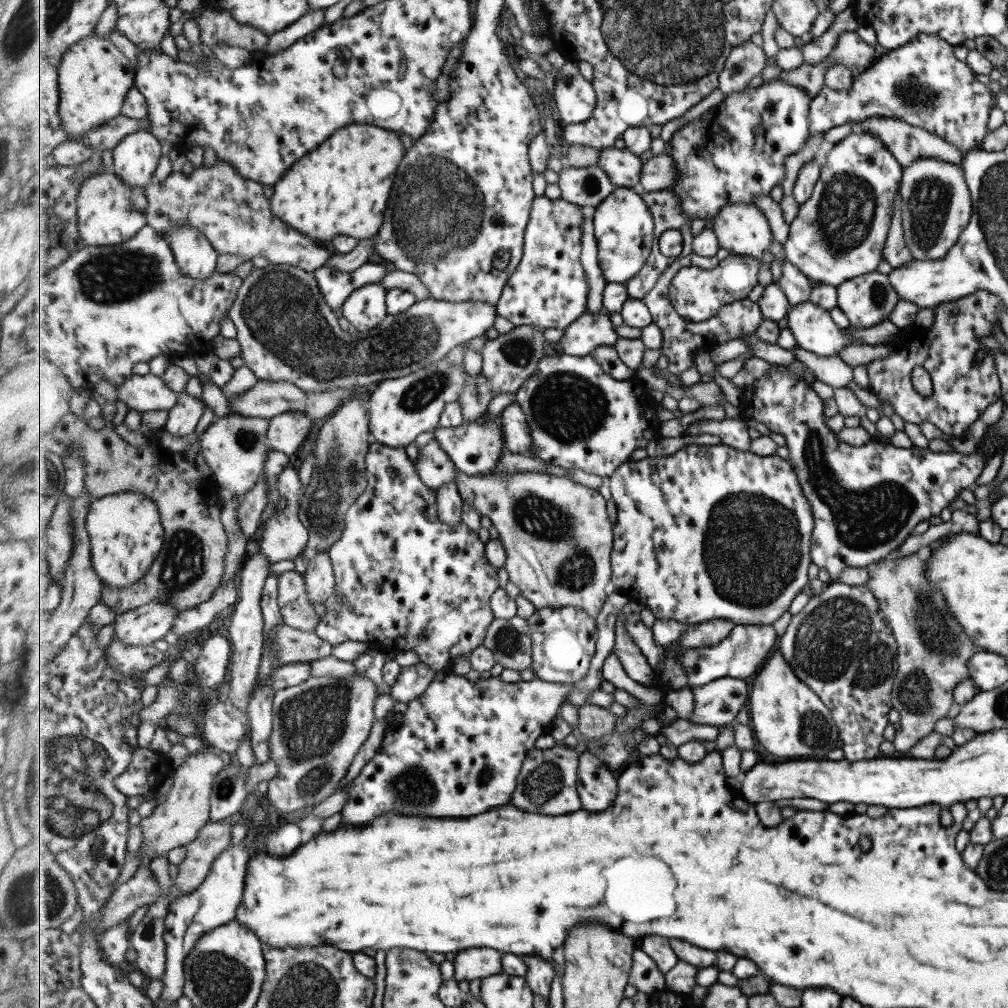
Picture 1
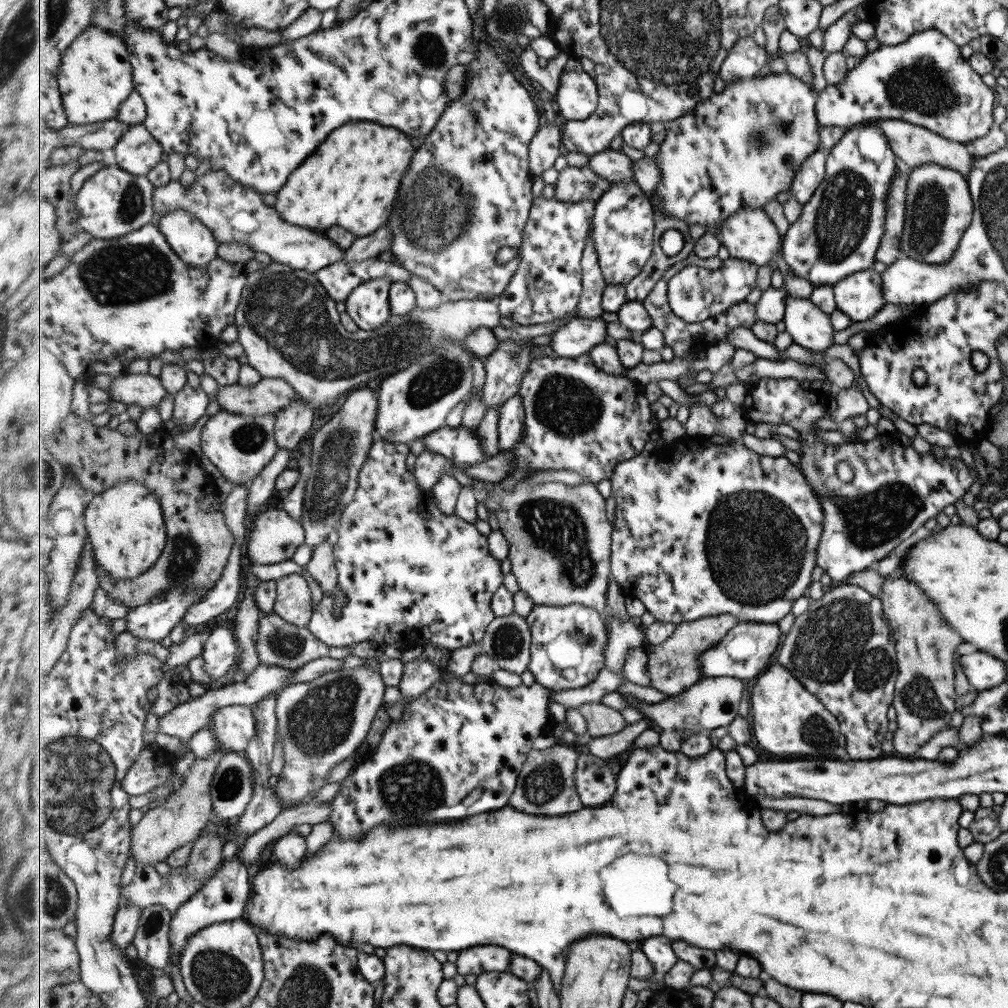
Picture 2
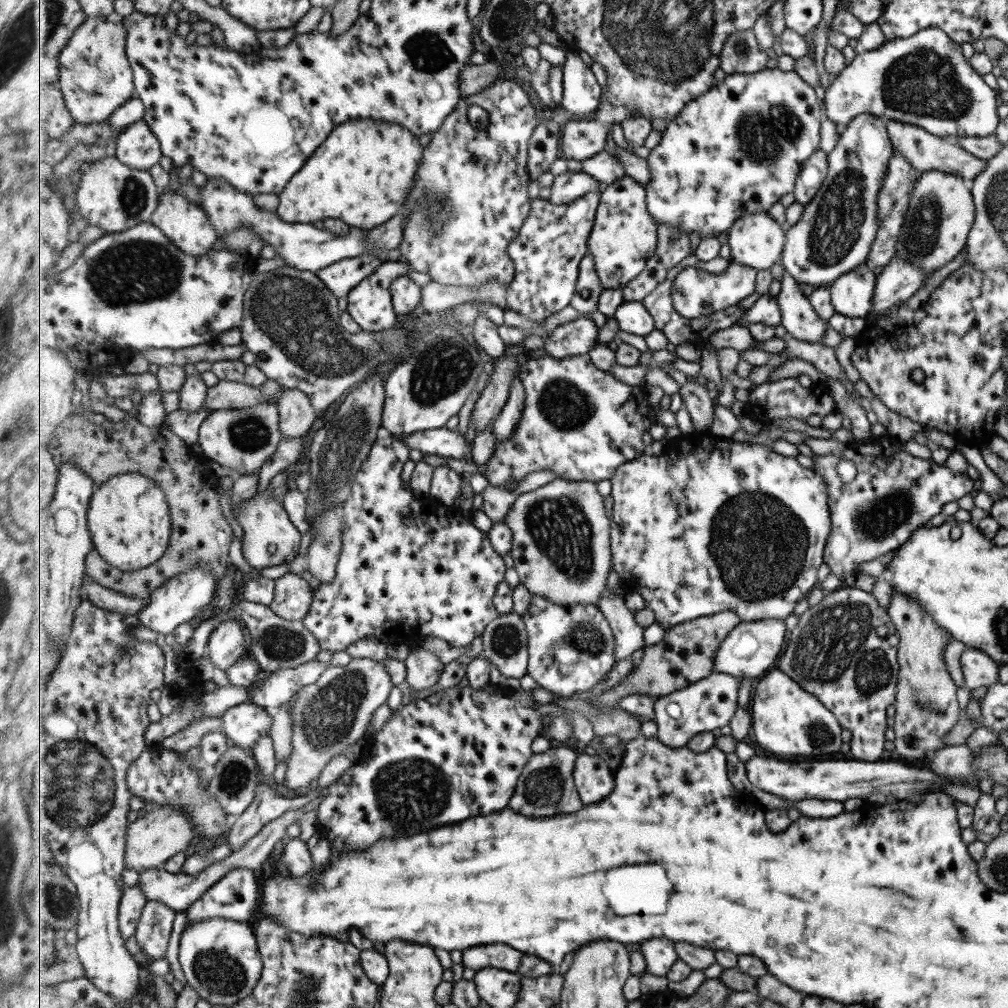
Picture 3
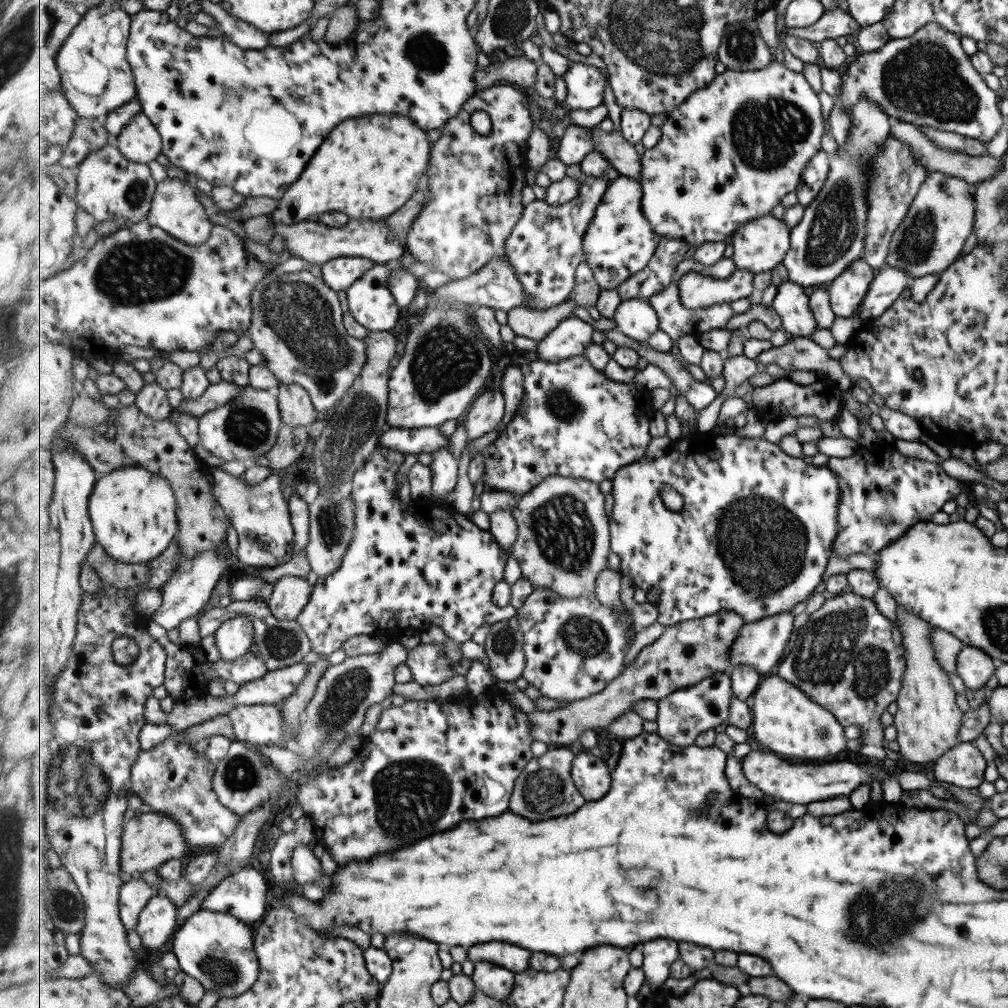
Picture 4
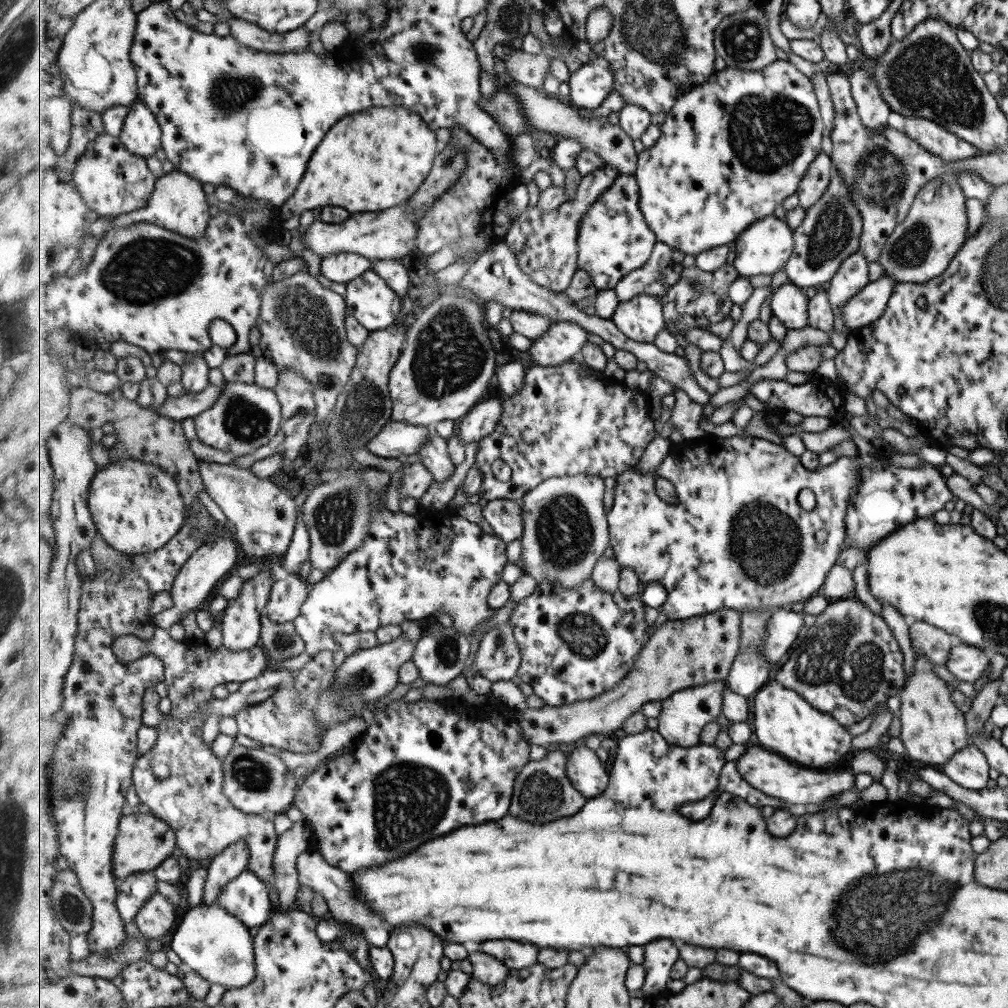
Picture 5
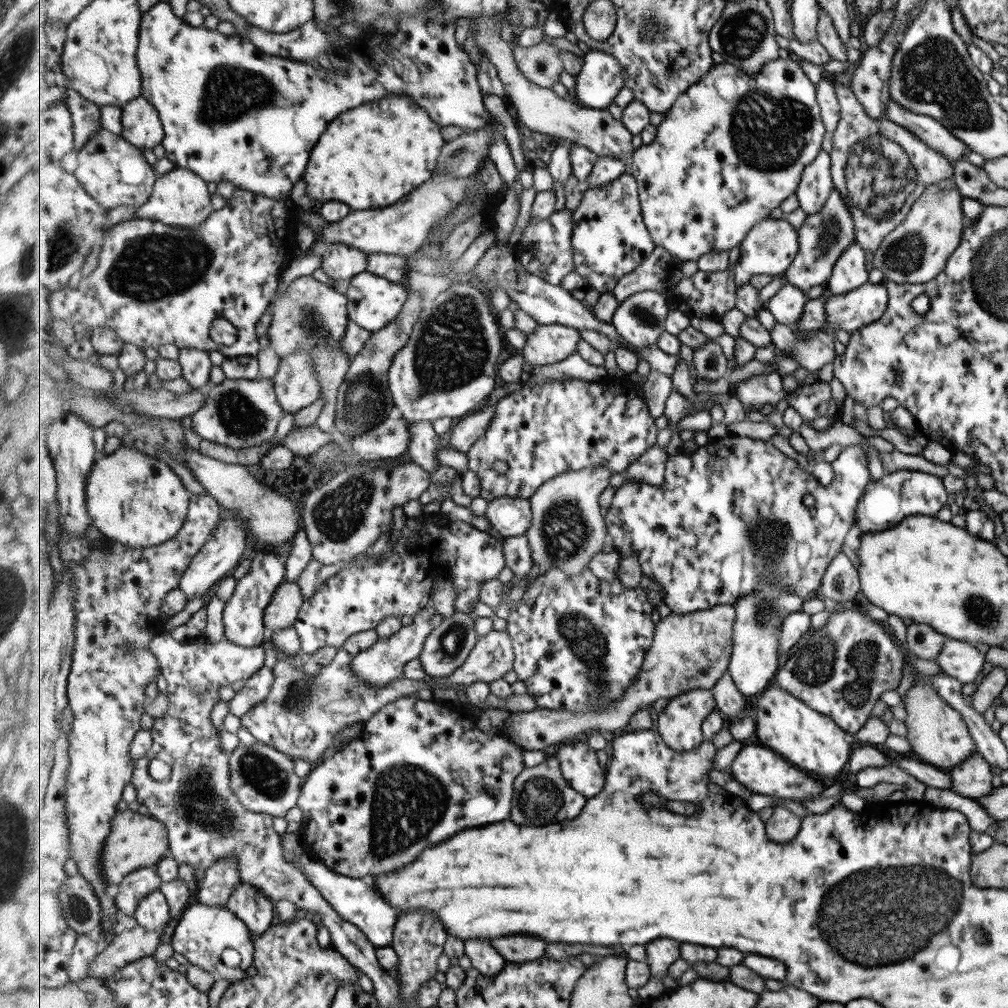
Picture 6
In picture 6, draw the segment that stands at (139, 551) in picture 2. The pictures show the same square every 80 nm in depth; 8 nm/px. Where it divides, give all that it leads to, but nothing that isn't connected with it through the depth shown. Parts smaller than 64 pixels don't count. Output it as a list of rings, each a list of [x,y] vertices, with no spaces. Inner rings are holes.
[[[123,444],[109,455],[100,455],[87,483],[88,511],[106,538],[131,548],[151,548],[171,541],[188,519],[192,493],[181,478],[159,458]]]

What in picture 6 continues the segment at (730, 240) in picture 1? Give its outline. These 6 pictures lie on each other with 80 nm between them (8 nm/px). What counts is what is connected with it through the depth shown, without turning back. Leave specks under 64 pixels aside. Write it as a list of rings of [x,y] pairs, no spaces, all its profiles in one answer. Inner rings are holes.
[[[767,217],[749,231],[739,249],[740,256],[733,269],[737,288],[749,284],[756,275],[767,274],[774,278],[785,276],[797,256],[797,228],[786,218],[777,220],[773,217]]]

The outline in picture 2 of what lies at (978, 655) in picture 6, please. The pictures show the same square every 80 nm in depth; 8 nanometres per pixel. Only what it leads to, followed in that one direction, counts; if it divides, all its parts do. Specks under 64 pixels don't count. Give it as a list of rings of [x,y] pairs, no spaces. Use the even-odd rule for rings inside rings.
[[[976,650],[960,656],[957,661],[972,690],[984,691],[1006,679],[1005,663],[990,654]]]

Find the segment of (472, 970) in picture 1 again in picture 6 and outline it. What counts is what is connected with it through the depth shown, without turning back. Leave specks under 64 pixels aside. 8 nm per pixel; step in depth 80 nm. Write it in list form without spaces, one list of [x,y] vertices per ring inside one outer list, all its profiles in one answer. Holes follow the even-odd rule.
[[[521,936],[521,938],[497,938],[492,945],[506,962],[525,964],[533,962],[545,955],[546,948],[551,944],[536,936]]]

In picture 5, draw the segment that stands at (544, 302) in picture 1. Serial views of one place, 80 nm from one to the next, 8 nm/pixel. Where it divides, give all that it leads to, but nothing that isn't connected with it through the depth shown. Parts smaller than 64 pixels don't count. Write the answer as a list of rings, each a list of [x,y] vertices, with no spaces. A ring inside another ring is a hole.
[[[606,164],[603,168],[583,177],[574,200],[569,199],[560,205],[557,210],[544,212],[535,206],[528,206],[515,220],[505,238],[510,251],[515,254],[520,268],[525,275],[531,277],[535,285],[539,284],[557,293],[566,293],[569,285],[576,277],[577,269],[580,268],[578,256],[580,253],[580,222],[597,202],[602,194],[613,186],[620,178],[620,169]]]

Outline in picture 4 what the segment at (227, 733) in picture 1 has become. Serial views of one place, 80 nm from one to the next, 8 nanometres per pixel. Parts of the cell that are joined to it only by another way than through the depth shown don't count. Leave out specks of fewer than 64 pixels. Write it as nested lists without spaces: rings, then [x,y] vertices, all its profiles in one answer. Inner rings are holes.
[[[282,702],[234,706],[228,715],[233,723],[236,740],[249,746],[279,742],[285,730],[280,707]]]

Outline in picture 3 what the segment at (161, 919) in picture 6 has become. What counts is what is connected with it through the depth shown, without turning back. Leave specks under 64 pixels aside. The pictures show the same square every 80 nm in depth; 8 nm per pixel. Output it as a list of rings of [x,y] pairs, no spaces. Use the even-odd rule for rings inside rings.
[[[156,901],[148,902],[136,930],[136,940],[146,956],[153,960],[165,958],[177,912]]]

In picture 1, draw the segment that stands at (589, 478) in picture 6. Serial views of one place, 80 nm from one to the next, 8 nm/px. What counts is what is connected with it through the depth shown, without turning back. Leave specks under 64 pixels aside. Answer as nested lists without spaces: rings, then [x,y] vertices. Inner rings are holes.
[[[458,470],[457,480],[464,500],[470,502],[481,516],[487,516],[498,531],[498,538],[506,548],[509,580],[519,586],[524,598],[536,609],[576,606],[595,618],[598,616],[612,588],[615,545],[615,524],[607,514],[607,500],[598,489],[573,482],[570,477],[540,472],[469,476]]]

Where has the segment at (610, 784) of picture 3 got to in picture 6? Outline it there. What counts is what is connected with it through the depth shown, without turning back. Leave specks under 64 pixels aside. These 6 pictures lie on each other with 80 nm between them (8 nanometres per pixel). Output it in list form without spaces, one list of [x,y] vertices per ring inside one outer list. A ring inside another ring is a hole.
[[[569,740],[559,745],[557,758],[561,759],[561,770],[565,780],[574,790],[588,800],[603,793],[607,775],[599,764],[597,750],[588,742]]]

